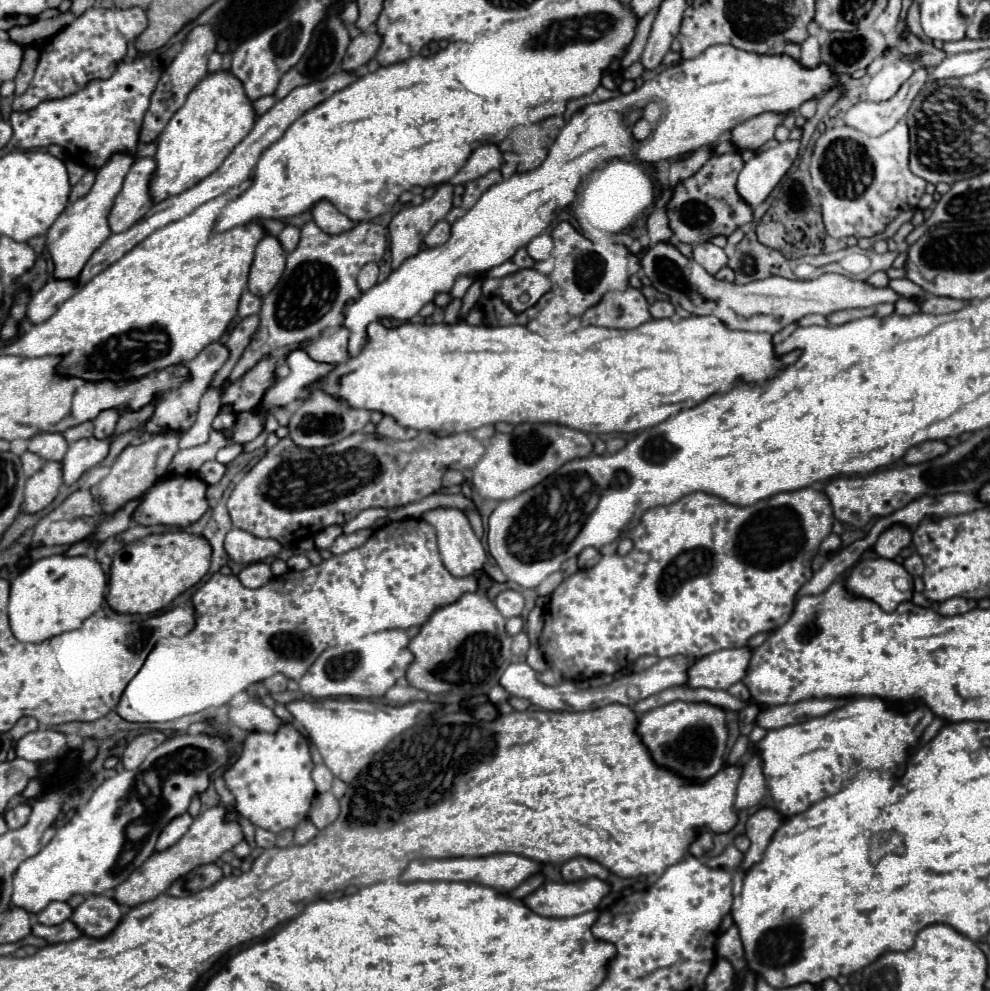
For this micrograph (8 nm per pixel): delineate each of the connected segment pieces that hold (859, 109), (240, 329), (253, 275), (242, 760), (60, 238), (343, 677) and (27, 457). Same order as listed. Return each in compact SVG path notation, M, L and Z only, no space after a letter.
M924 66L916 68L914 74L902 84L902 88L890 100L858 102L844 114L844 122L868 136L880 136L888 132L900 118L906 116L912 100L926 82L926 76L928 70Z
M248 316L248 318L244 318L232 332L230 332L230 336L228 336L228 348L230 348L230 358L228 358L228 362L220 368L220 372L216 374L216 378L212 380L212 386L220 386L228 376L230 376L230 372L232 372L232 368L236 366L236 362L240 360L240 356L244 354L244 350L246 350L246 346L250 344L250 338L252 338L252 334L256 332L256 328L258 328L258 316Z
M266 234L256 246L254 262L248 276L248 290L260 298L266 296L280 280L284 272L284 264L286 264L284 248L280 248L276 236Z
M284 722L278 732L254 732L246 738L242 756L226 770L224 780L232 794L236 796L236 810L248 818L254 826L266 828L270 832L280 832L284 828L294 828L300 820L308 816L312 798L316 794L312 772L314 762L306 738L292 724Z
M116 152L116 156L112 156L112 160L108 160L108 164L104 164L102 168L98 168L96 172L96 182L92 186L92 190L88 192L88 196L68 204L64 208L64 212L56 218L56 222L52 224L52 228L46 234L46 244L48 244L48 252L54 260L54 276L56 278L66 278L66 280L76 280L80 270L84 268L84 264L88 262L88 258L92 256L92 252L112 234L110 226L108 226L108 214L114 206L114 198L122 188L124 176L128 174L130 166L134 164L136 156L128 154L128 152Z
M384 630L362 638L356 644L334 646L324 650L318 660L308 668L300 680L302 694L310 698L332 698L332 696L352 696L352 698L382 698L388 688L402 678L412 664L414 656L408 650L408 636L404 630Z
M24 452L20 458L22 458L22 470L24 470L26 476L32 476L44 464L44 460L40 460L40 456L36 456L34 452Z

